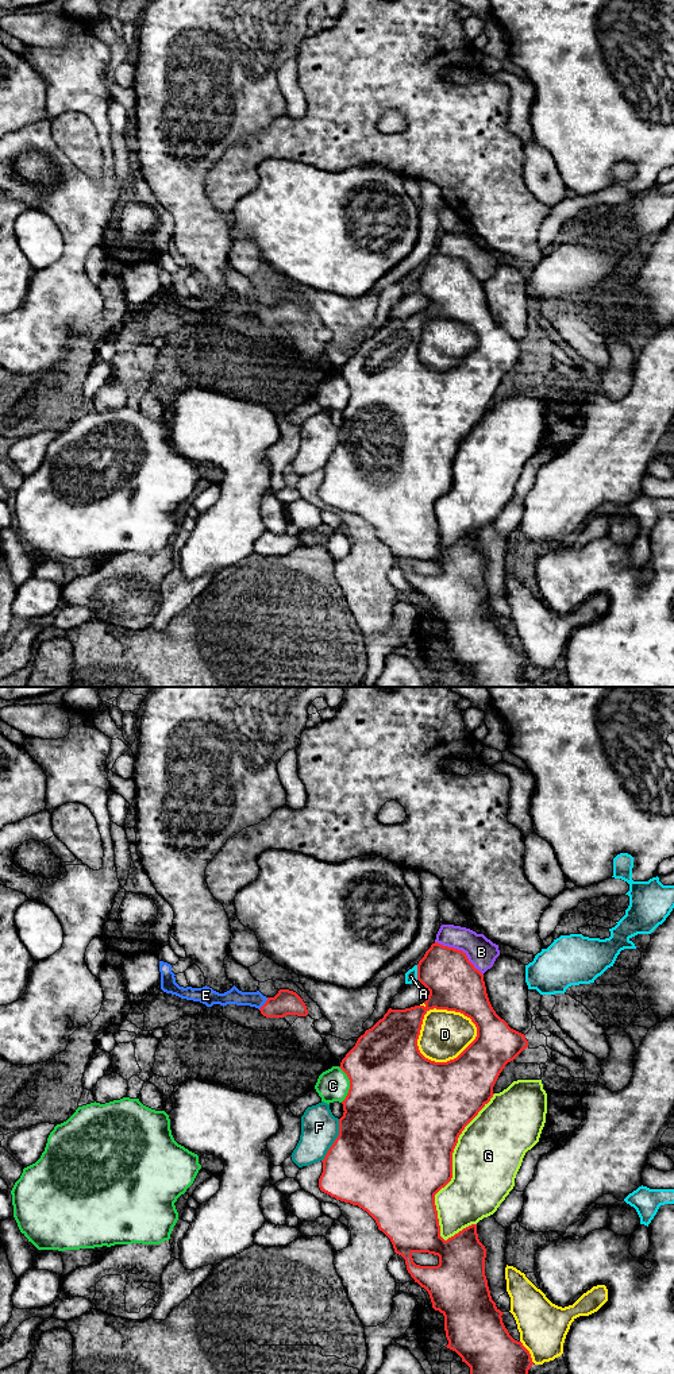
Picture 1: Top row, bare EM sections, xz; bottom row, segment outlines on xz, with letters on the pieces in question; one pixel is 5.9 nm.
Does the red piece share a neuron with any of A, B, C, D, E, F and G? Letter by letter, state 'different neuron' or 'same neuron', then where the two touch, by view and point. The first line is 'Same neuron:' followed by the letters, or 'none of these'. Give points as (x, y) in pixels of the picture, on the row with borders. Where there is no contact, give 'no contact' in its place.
Same neuron: E
A: different neuron; contact xz (418, 972)
B: different neuron; contact xz (461, 950)
C: different neuron; contact xz (350, 1084)
D: different neuron; contact xz (450, 1060)
E: same neuron; contact xz (265, 1003)
F: different neuron; contact xz (335, 1141)
G: different neuron; contact xz (451, 1168)

